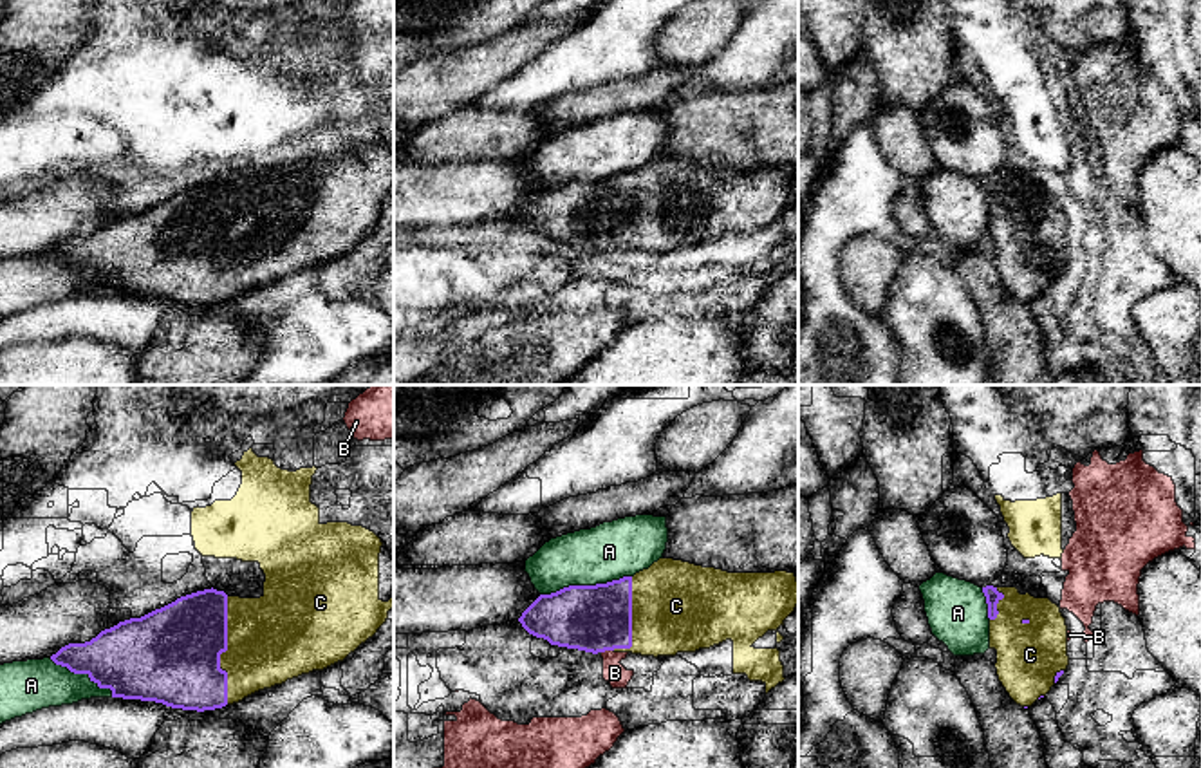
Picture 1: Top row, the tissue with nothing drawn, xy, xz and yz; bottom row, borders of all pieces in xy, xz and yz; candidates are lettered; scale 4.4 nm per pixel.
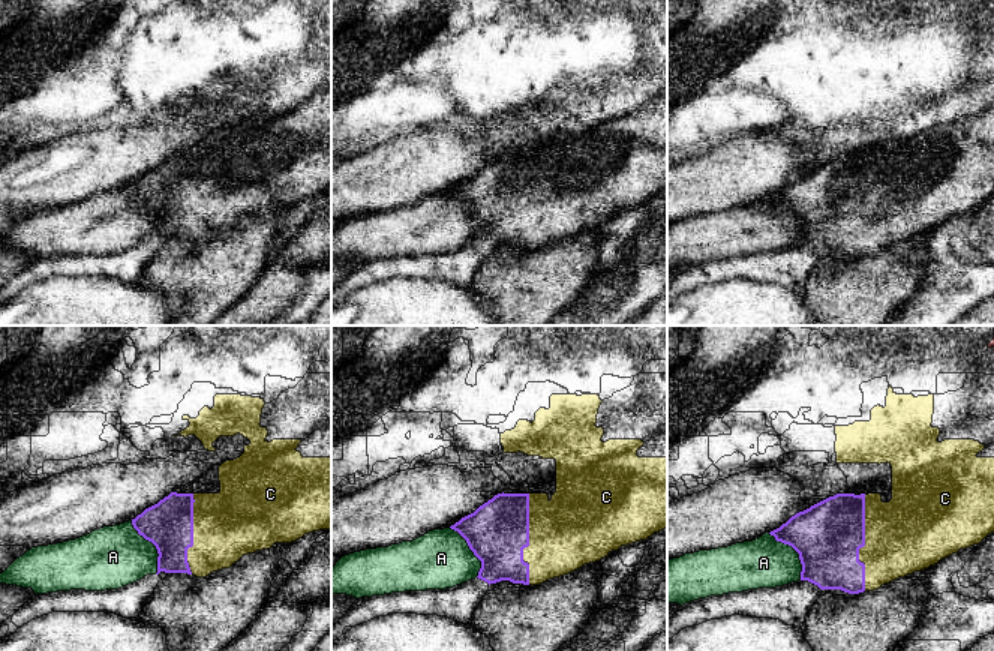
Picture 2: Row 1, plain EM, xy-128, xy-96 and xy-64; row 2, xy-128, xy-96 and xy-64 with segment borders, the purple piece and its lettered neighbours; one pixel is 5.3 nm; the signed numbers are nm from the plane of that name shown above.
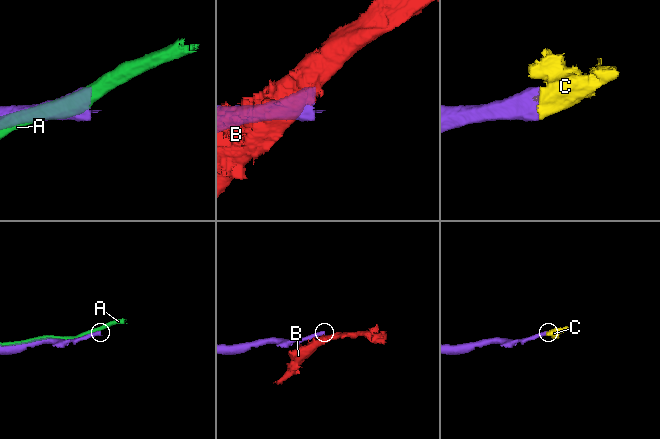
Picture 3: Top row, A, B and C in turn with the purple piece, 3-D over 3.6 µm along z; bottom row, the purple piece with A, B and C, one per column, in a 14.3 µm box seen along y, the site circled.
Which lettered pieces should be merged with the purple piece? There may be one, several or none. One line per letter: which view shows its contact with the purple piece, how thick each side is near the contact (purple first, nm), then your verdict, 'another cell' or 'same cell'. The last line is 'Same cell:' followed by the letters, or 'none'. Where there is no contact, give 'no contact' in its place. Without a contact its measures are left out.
A: xz | 300/260 nm | another cell
B: xz | 300/100 nm | another cell
C: xy | 420/380 nm | same cell
Same cell: C

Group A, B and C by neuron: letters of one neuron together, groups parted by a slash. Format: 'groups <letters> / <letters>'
groups A / B / C

